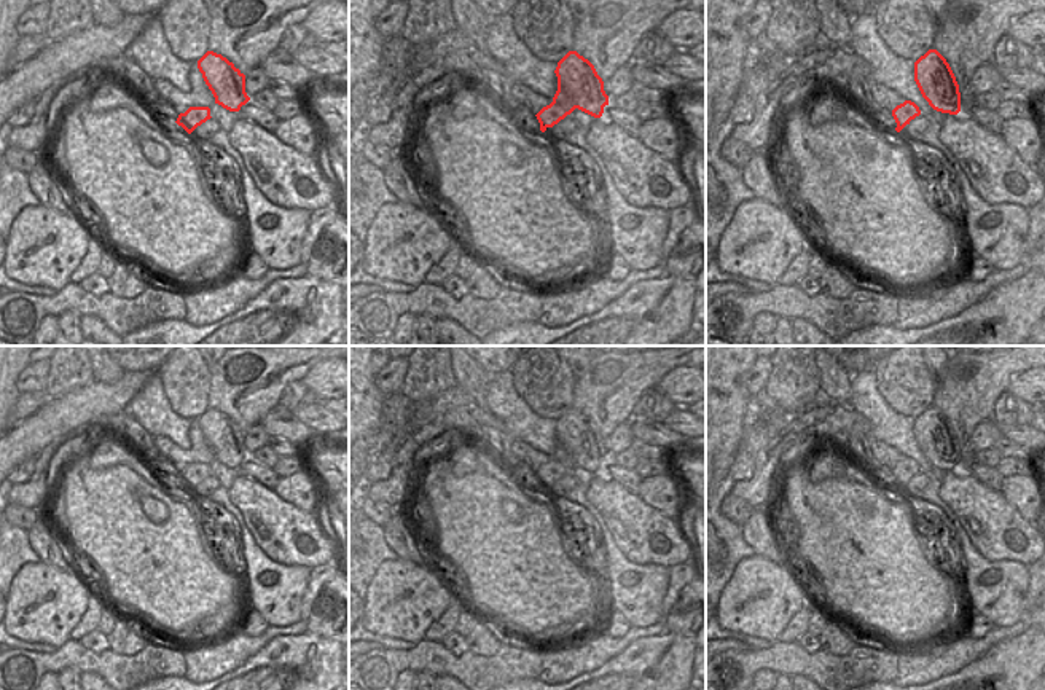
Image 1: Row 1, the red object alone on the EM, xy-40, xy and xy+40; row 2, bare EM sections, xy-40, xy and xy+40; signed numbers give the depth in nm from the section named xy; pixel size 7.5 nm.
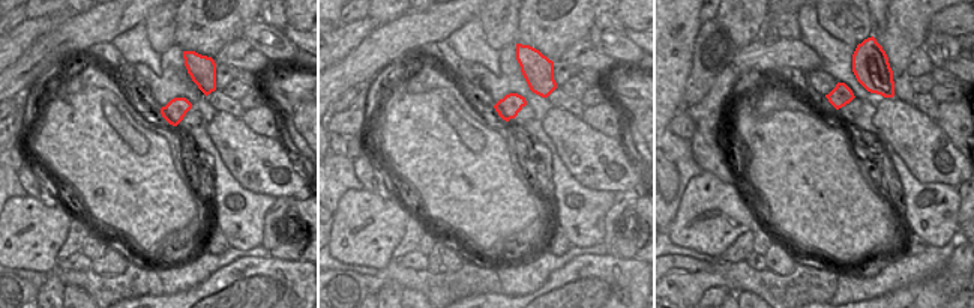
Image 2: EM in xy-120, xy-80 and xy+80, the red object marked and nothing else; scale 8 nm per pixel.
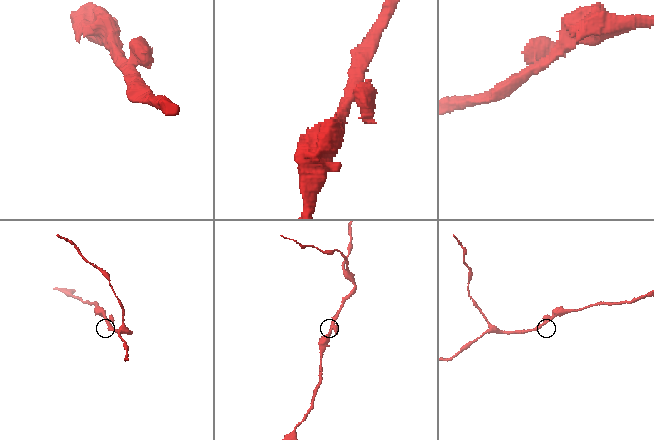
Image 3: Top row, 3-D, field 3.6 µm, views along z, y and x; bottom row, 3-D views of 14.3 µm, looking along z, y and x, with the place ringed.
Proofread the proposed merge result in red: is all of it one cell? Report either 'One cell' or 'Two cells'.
Two cells.

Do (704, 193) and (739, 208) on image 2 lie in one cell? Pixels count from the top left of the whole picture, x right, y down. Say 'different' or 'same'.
same

